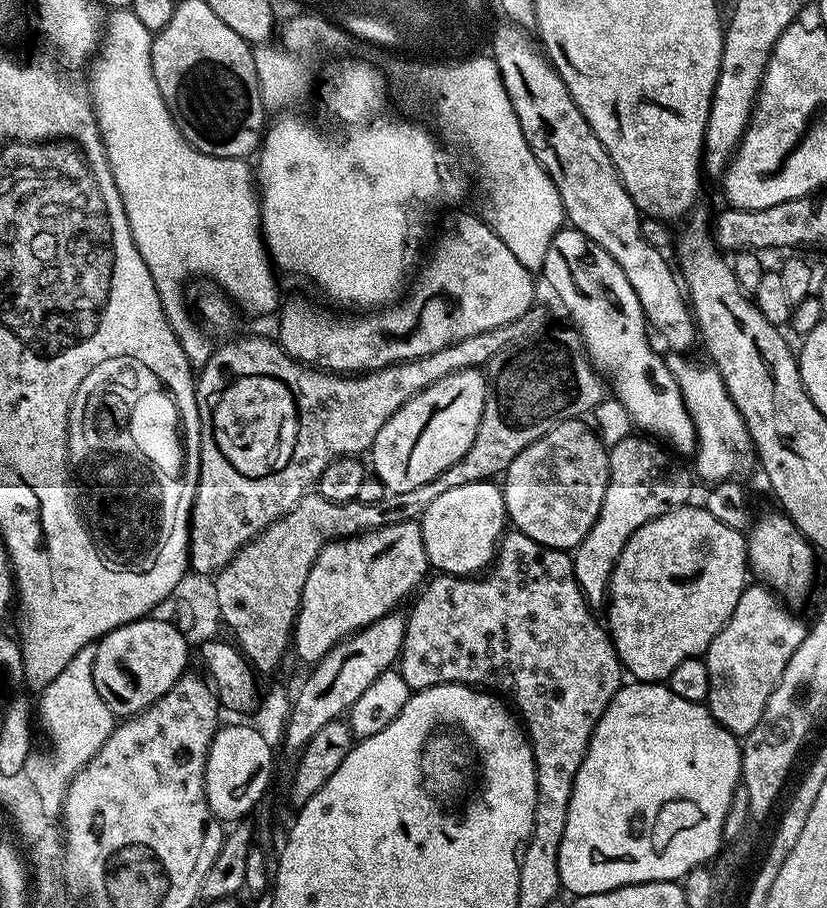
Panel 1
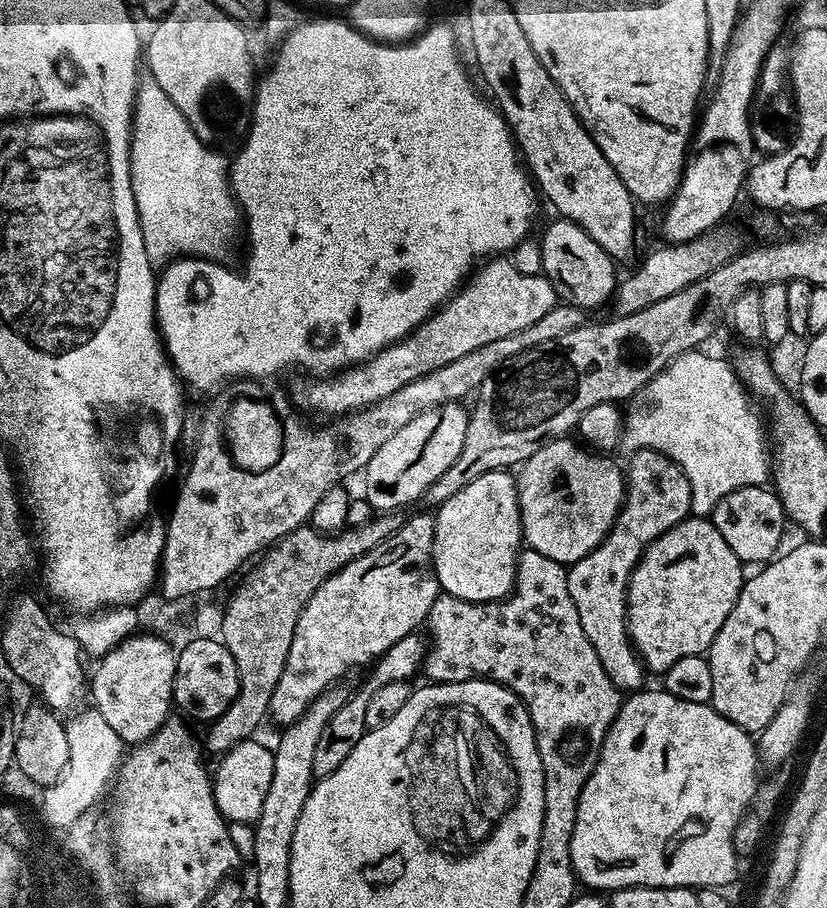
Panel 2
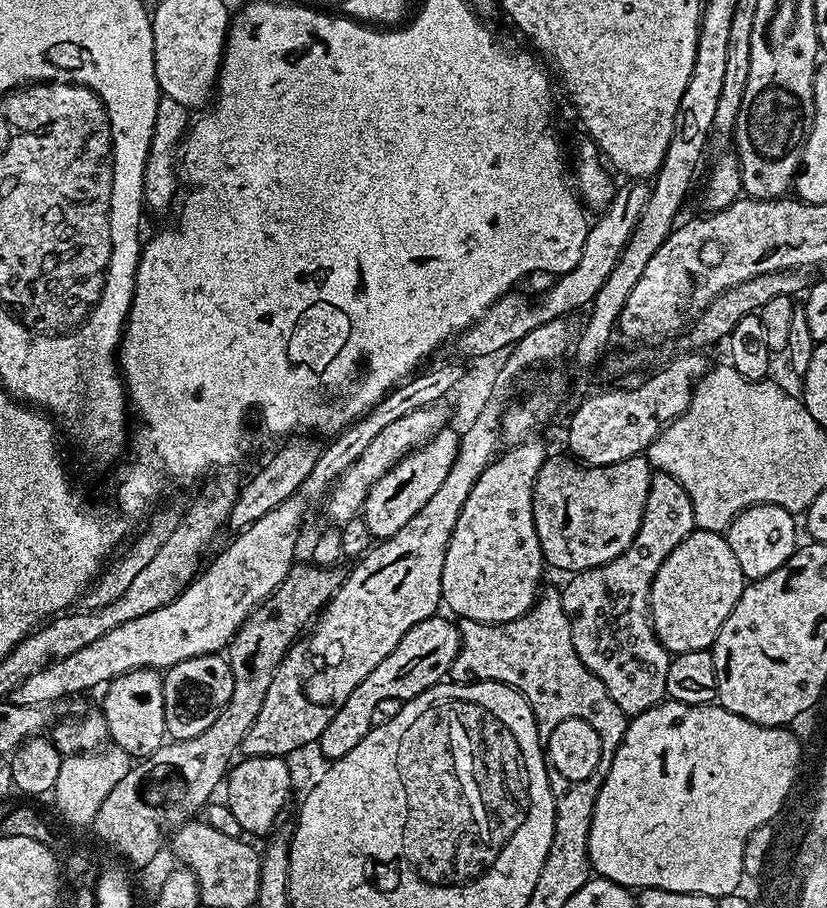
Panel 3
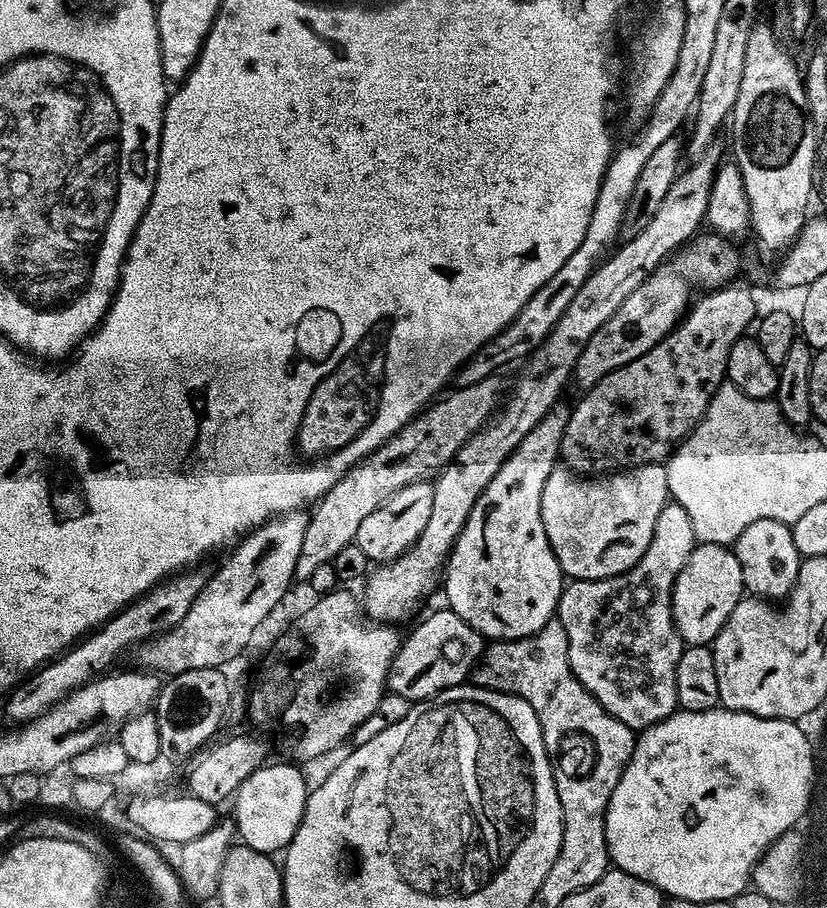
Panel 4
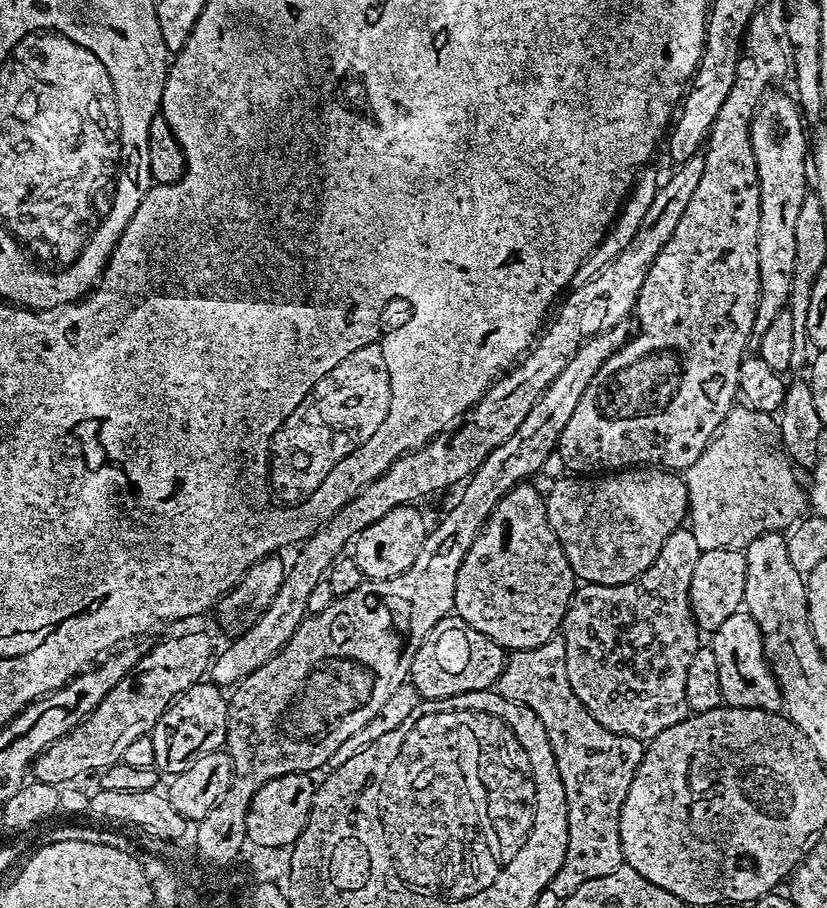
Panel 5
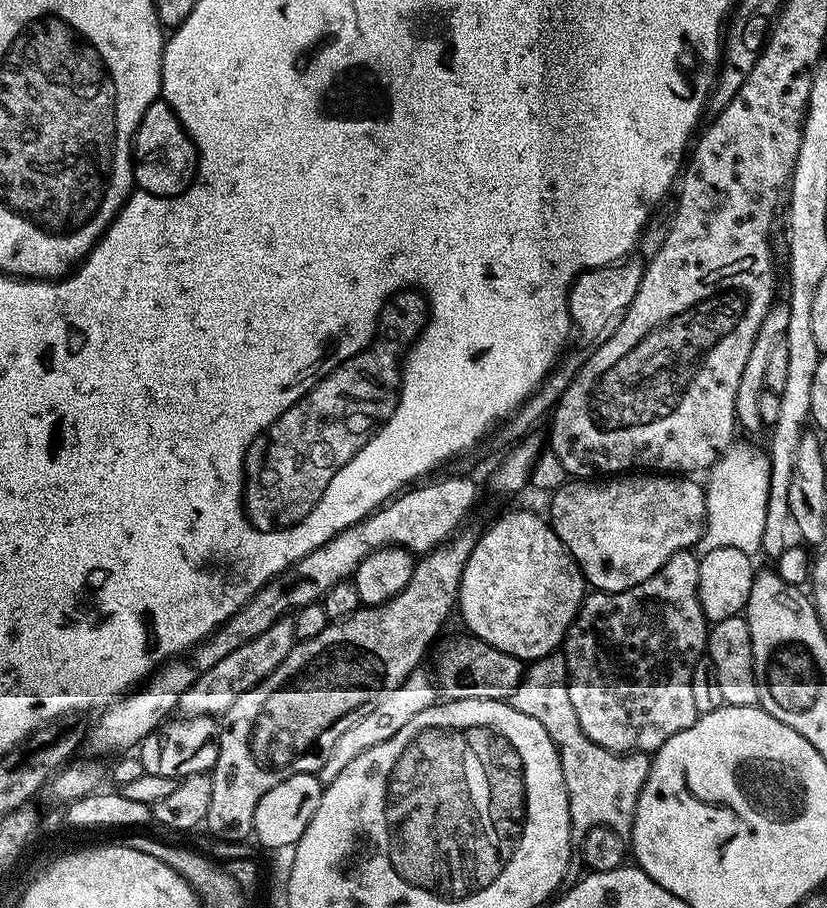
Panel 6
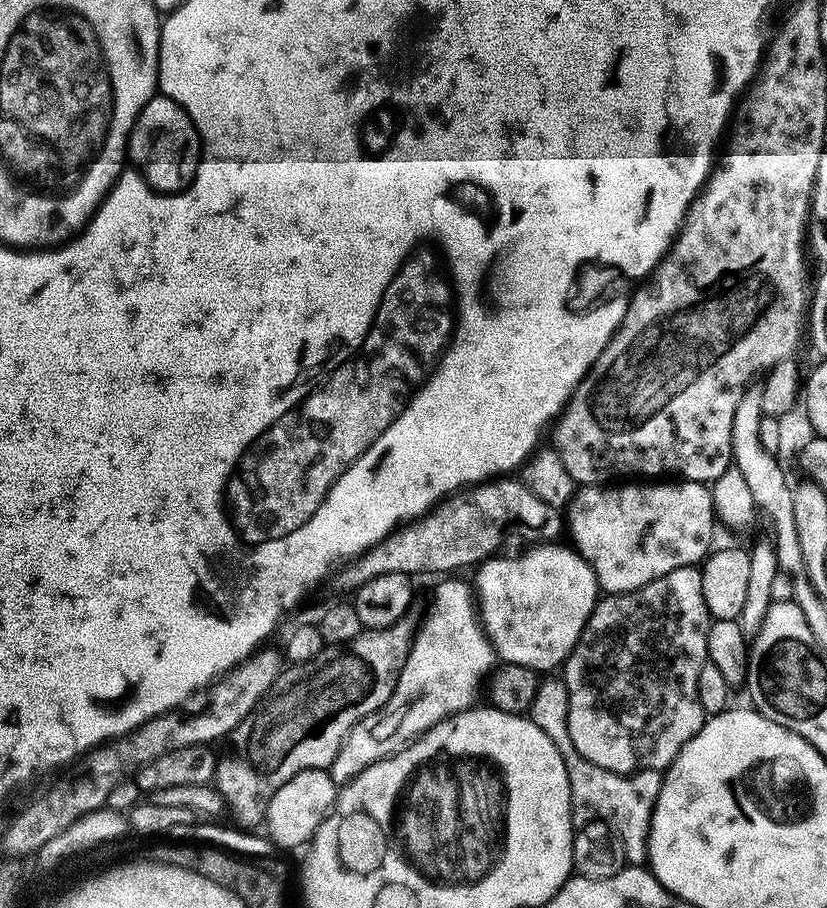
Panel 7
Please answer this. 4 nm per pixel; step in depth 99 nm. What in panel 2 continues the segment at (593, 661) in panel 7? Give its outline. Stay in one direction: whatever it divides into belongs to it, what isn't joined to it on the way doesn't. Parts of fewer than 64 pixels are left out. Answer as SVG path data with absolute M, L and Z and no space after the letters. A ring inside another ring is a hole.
M639 448L627 459L624 504L604 541L568 568L568 585L582 630L602 662L602 670L621 693L631 694L645 687L646 669L628 636L628 583L645 550L666 530L689 519L692 491L680 463L658 450Z

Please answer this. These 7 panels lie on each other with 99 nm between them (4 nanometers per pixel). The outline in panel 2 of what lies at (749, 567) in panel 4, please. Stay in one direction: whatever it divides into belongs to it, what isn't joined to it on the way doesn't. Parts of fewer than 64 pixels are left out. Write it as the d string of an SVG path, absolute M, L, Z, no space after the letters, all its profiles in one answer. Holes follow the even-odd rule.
M755 484L734 490L721 498L718 506L714 506L710 519L718 534L726 538L726 546L730 546L745 565L763 565L781 551L780 543L784 540L786 525L784 504L771 487Z

